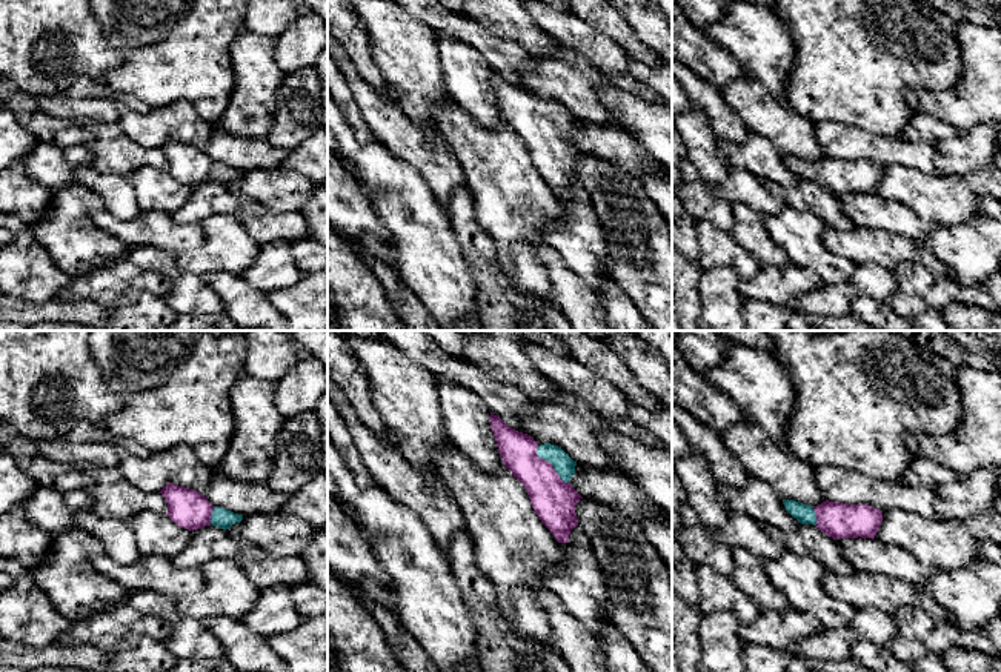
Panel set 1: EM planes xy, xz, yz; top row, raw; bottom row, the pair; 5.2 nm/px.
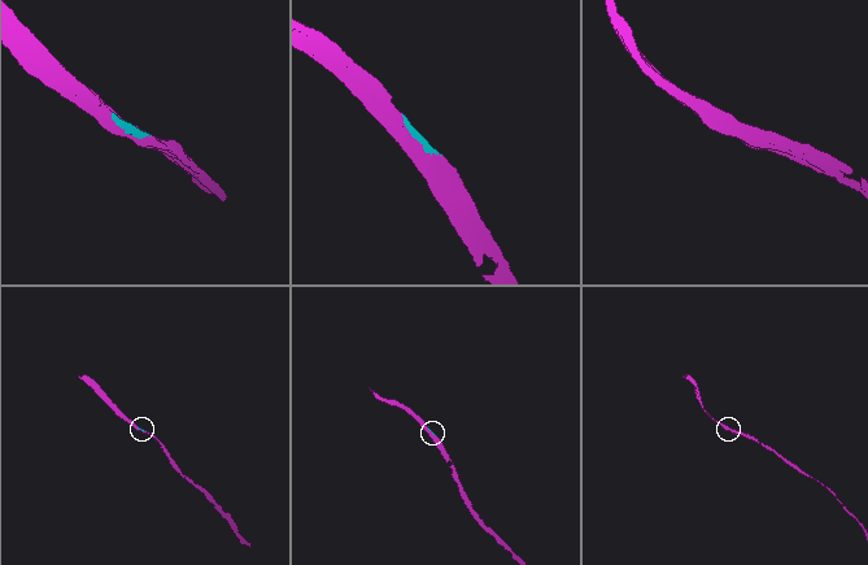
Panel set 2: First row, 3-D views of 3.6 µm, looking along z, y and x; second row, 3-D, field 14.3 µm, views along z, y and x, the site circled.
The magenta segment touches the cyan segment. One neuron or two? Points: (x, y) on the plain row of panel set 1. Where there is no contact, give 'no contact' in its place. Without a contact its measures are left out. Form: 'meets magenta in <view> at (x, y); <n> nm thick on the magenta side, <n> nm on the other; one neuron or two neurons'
meets magenta in xz at (551, 120); 220 nm thick on the magenta side, 110 nm on the other; one neuron

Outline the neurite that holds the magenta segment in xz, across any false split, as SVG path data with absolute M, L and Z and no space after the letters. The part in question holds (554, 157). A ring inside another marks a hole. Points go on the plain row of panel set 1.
M492 68L489 77L501 117L523 138L535 169L558 198L569 198L570 186L578 181L575 161L583 154L569 138L575 129L577 117L555 100L544 98L538 101L532 92L509 83Z

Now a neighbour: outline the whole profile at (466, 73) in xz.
M435 34L435 40L449 97L483 128L506 123L491 83L491 66L478 49L443 34Z

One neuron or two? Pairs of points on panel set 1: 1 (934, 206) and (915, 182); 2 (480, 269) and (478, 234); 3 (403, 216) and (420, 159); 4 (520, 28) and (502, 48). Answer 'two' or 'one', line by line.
1: one
2: one
3: two
4: two

